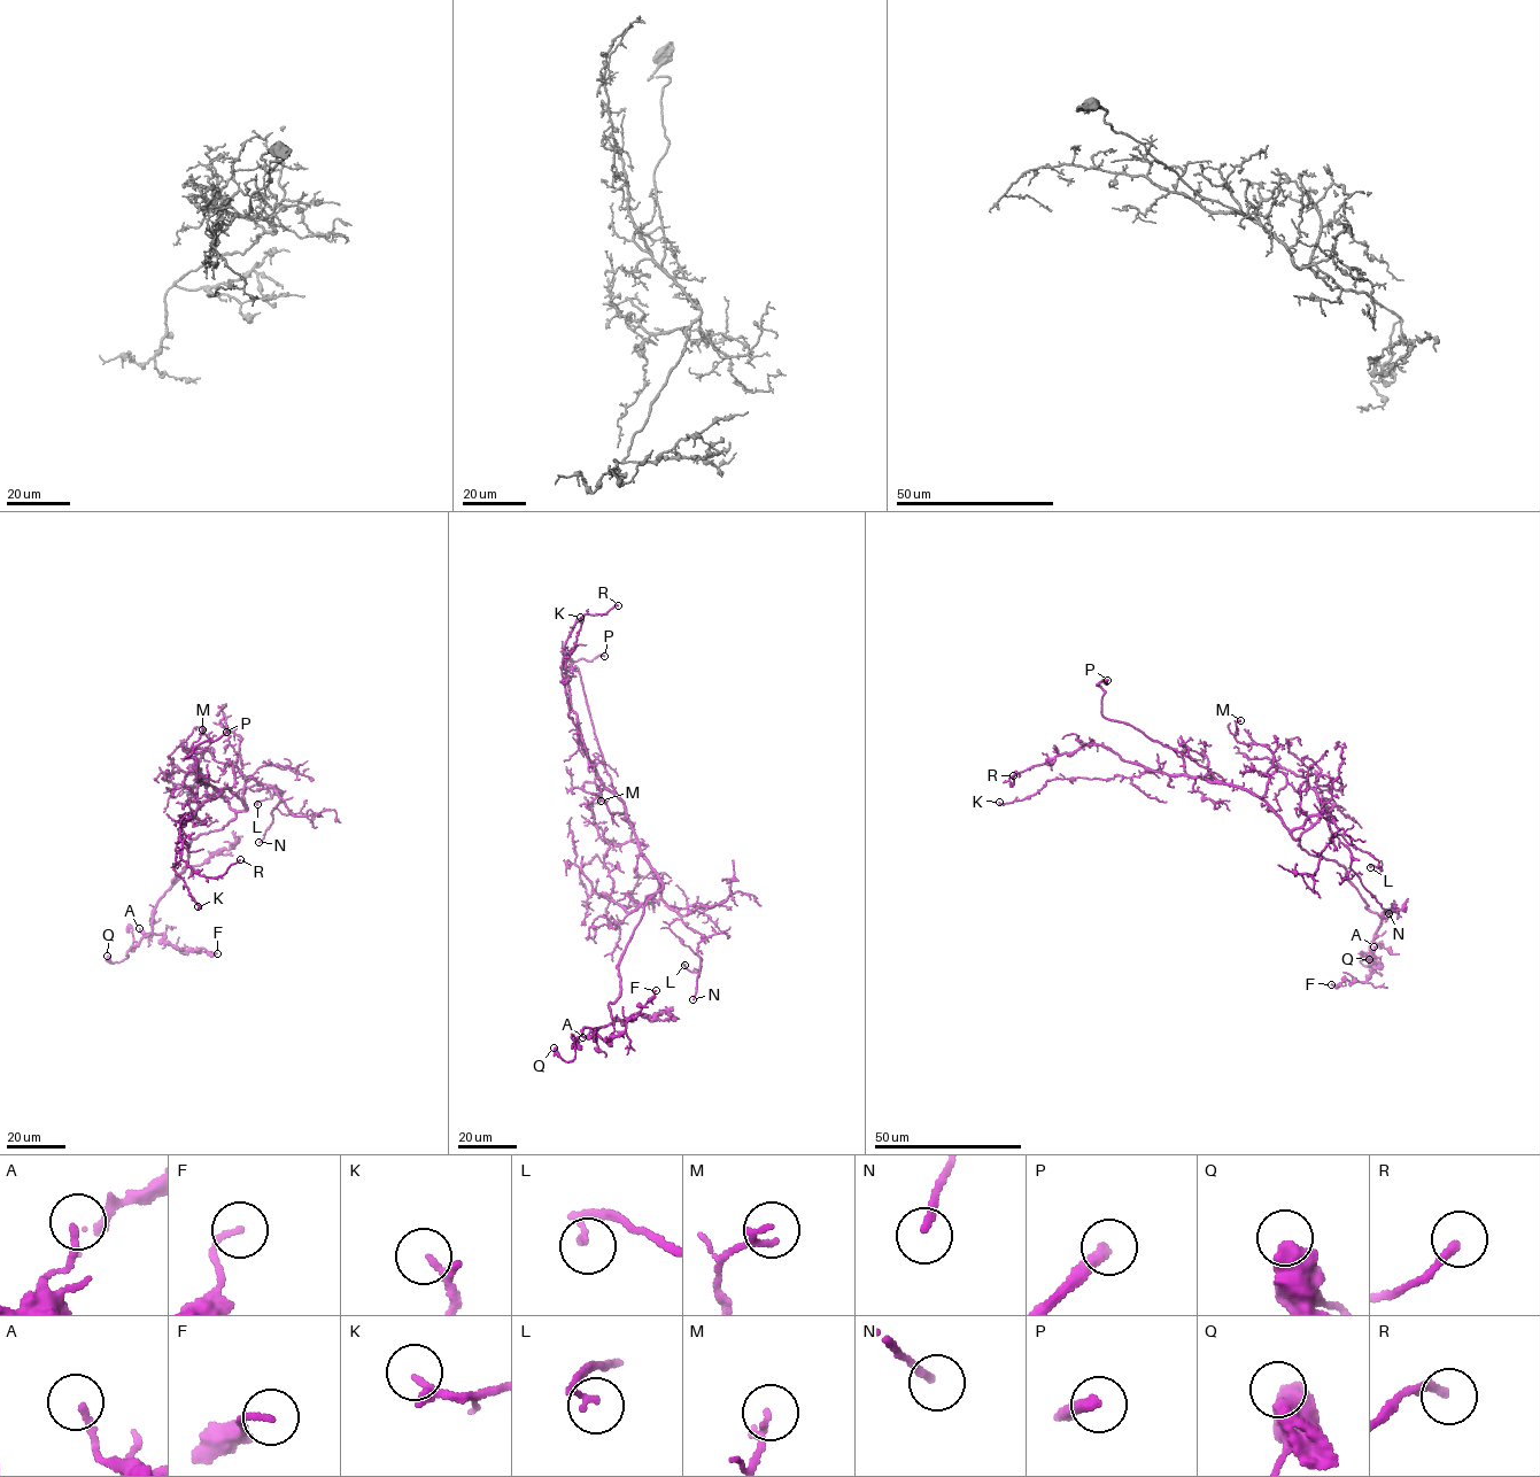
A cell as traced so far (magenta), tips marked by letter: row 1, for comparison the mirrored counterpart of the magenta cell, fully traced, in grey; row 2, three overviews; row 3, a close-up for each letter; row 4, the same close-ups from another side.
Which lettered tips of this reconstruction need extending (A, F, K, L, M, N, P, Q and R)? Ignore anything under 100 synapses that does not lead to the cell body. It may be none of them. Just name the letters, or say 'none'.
P

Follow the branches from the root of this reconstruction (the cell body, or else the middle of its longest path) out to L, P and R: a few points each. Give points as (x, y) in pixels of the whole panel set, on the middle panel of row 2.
L: (652, 867), (659, 880), (660, 899), (681, 917), (668, 928), (702, 959), (698, 972), (691, 972), (685, 965)
P: (652, 867), (640, 851), (625, 803), (605, 767), (578, 666), (566, 665), (570, 658), (591, 660), (604, 656)
R: (652, 867), (640, 851), (624, 803), (604, 786), (586, 750), (565, 673), (565, 642), (574, 624), (618, 605)

